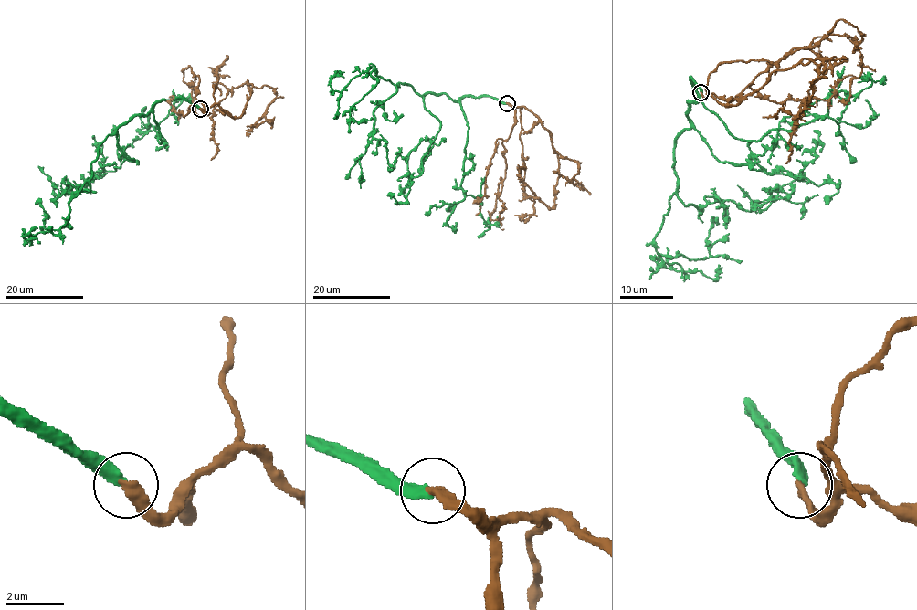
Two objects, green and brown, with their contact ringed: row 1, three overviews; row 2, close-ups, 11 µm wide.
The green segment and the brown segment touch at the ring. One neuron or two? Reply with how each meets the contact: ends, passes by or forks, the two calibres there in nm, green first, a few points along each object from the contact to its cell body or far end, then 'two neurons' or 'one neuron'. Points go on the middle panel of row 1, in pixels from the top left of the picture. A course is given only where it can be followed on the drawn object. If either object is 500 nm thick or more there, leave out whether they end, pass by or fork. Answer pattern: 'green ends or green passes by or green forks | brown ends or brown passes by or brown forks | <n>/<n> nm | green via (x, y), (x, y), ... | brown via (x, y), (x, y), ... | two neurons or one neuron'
green ends | brown ends | 320/320 nm | green via (507, 103), (418, 95), (374, 69), (334, 90), (331, 78), (344, 72) | brown via (507, 103), (523, 106), (549, 132), (558, 157), (552, 206), (520, 181), (523, 169), (518, 164) | two neurons

